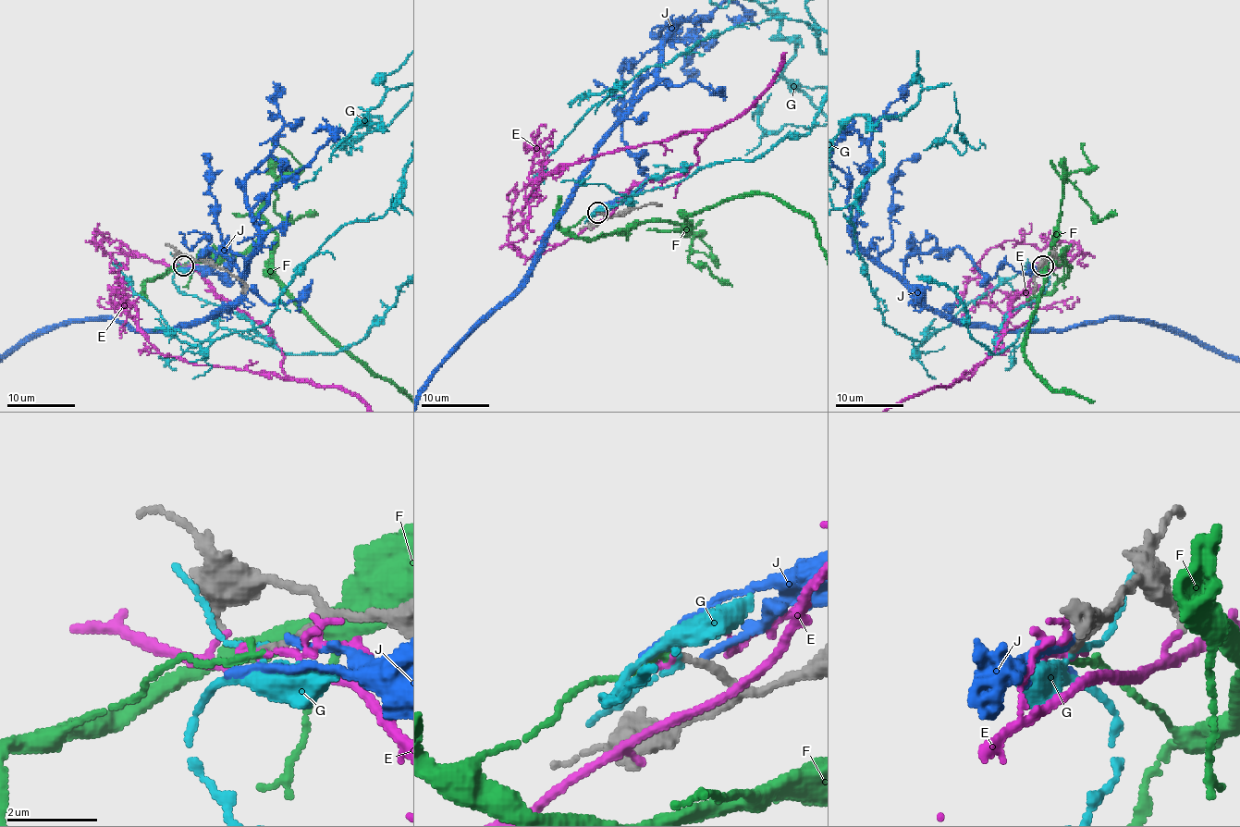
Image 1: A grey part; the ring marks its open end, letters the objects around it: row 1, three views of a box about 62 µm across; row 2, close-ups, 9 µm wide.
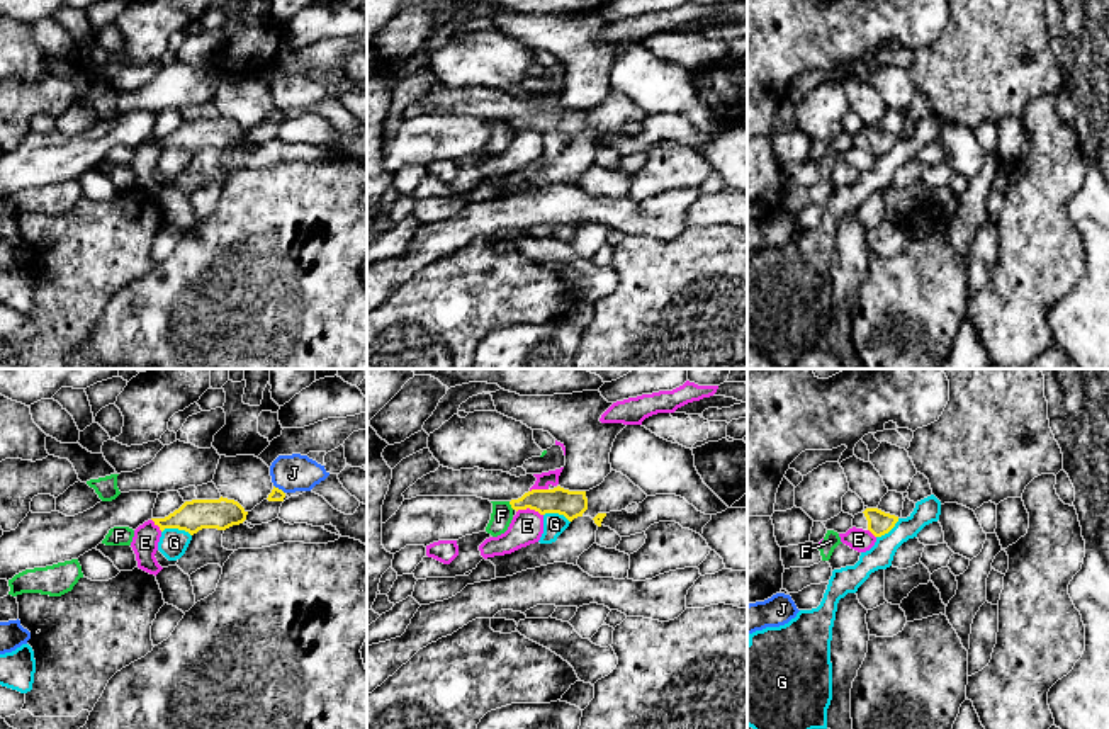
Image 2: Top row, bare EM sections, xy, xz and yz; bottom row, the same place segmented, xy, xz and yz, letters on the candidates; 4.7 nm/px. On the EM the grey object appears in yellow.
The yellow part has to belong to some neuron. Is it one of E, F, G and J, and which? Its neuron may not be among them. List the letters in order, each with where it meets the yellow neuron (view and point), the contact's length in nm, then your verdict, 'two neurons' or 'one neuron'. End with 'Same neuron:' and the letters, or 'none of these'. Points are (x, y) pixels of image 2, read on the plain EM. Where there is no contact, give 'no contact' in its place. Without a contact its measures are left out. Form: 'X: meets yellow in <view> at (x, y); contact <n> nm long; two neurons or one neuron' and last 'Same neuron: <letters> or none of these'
E: meets yellow in xz at (530, 128); contact 130 nm long; two neurons
F: meets yellow in xz at (510, 123); contact 50 nm long; two neurons
G: meets yellow in xy at (177, 146); contact 150 nm long; two neurons
J: meets yellow in xy at (277, 107); contact 70 nm long; two neurons
Same neuron: none of these

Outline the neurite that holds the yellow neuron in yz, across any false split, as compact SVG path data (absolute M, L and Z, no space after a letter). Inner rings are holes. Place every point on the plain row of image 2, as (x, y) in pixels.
M866 127L864 131L854 134L853 146L870 150L875 156L881 156L888 153L895 143L898 141L898 136L885 133L878 127Z

